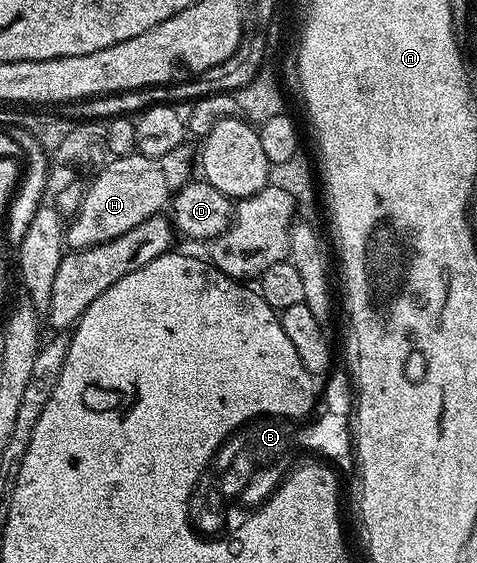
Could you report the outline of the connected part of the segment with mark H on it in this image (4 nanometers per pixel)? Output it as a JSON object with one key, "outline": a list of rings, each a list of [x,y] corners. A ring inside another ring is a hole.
{"outline":[[[180,145],[158,158],[135,152],[109,159],[95,173],[96,178],[92,184],[89,183],[78,213],[71,219],[72,224],[67,225],[67,245],[71,249],[79,250],[98,245],[102,241],[111,241],[132,230],[146,218],[163,211],[176,193],[193,177],[192,162],[195,163],[196,154],[189,146]]]}

